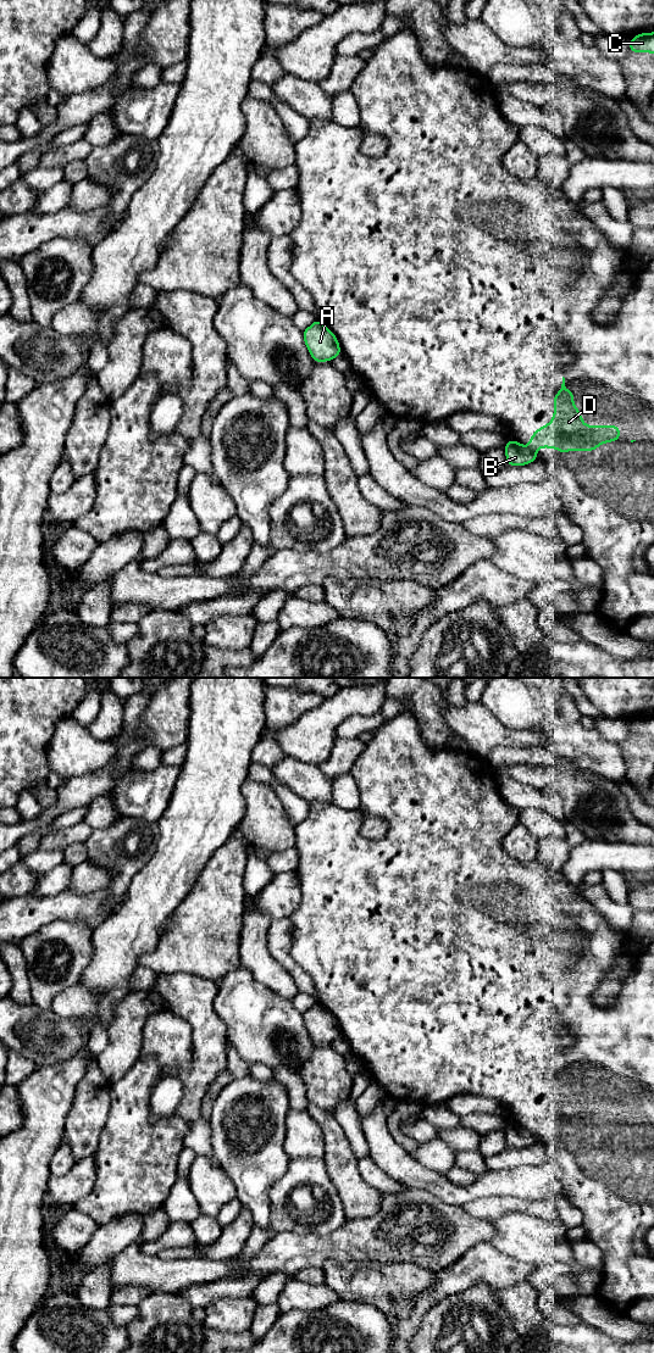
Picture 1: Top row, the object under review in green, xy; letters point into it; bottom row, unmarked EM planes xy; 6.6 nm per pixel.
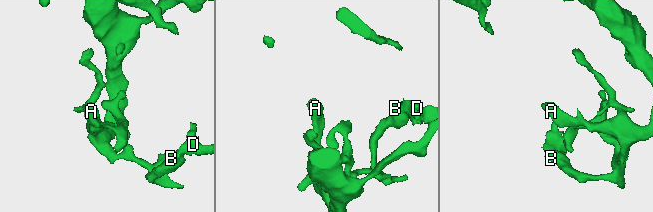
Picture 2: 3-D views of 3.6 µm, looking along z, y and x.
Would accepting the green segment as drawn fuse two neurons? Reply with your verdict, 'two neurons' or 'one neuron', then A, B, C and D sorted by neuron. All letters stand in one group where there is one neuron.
two neurons; A B C / D

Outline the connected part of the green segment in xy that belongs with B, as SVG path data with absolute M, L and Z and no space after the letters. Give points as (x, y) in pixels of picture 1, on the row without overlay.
M509 1121L504 1132L506 1136L508 1148L525 1148L538 1141L537 1137L533 1136L528 1130L511 1121Z

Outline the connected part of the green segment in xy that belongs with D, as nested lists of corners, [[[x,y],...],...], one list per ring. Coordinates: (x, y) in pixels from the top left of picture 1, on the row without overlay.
[[[562,1059],[561,1073],[554,1078],[554,1098],[548,1108],[541,1108],[533,1118],[530,1119],[528,1131],[537,1136],[541,1130],[556,1131],[561,1136],[570,1132],[576,1134],[594,1134],[599,1128],[610,1124],[620,1123],[619,1108],[584,1108],[581,1095],[573,1087],[573,1075],[565,1069],[565,1060]]]

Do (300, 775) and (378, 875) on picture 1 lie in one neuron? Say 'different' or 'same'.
different

